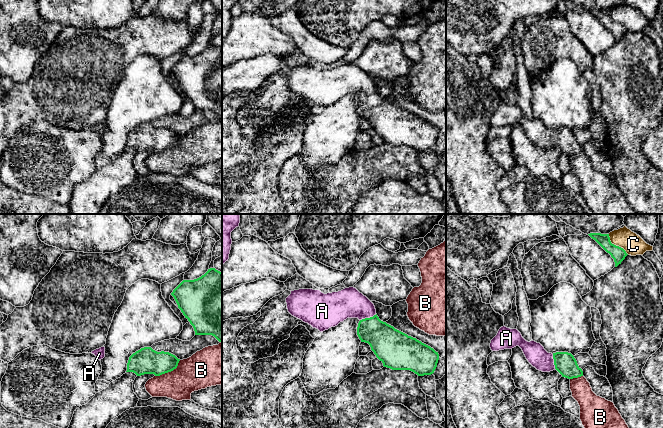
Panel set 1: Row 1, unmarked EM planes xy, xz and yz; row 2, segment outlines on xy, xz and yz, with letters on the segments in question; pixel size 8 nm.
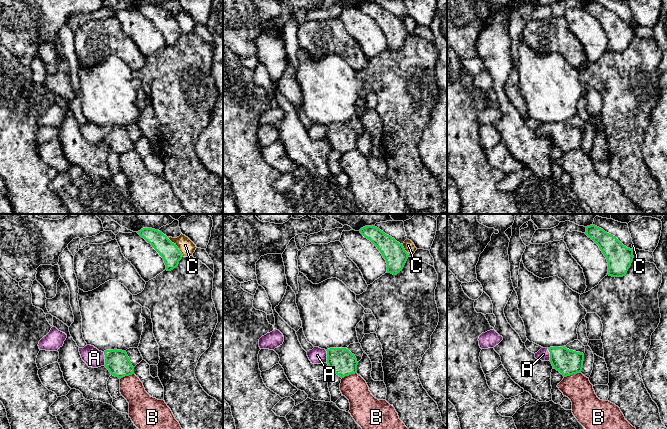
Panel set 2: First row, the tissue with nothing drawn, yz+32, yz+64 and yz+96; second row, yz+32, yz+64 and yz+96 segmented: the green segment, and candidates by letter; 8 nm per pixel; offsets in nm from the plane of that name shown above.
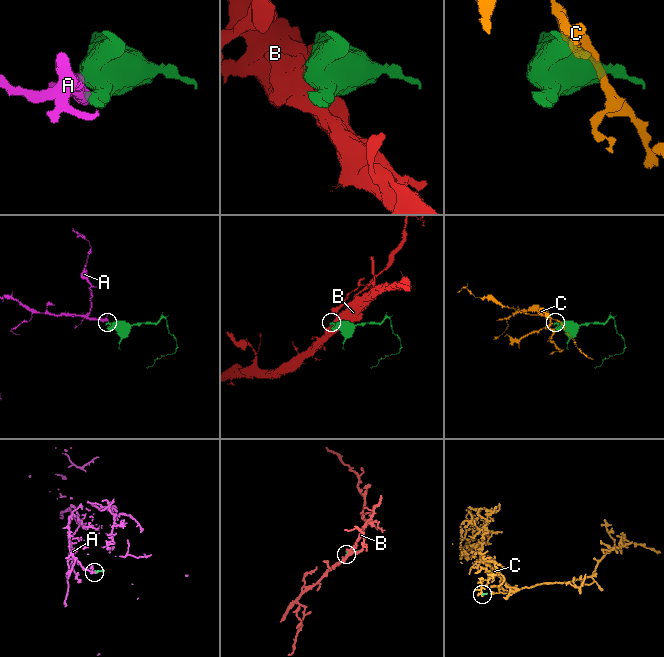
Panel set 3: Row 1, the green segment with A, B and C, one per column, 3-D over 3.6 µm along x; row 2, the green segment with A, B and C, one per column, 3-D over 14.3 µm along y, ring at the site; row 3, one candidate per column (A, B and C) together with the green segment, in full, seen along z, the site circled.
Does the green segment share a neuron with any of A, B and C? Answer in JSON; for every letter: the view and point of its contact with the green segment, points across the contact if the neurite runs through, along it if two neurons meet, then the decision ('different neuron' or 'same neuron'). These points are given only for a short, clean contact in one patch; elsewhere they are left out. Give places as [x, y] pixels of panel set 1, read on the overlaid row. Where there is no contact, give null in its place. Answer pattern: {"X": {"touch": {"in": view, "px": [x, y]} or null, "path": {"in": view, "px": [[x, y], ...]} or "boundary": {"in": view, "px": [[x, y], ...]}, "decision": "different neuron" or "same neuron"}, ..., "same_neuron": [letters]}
{"A": {"touch": {"in": "xz", "px": [368, 318]}, "path": {"in": "xz", "px": [[386, 342], [370, 326], [368, 318], [354, 304], [348, 303]]}, "decision": "same neuron"}, "B": {"touch": {"in": "xy", "px": [169, 371]}, "decision": "different neuron"}, "C": {"touch": {"in": "yz", "px": [615, 245]}, "boundary": {"in": "yz", "px": [[608, 234], [609, 240], [620, 246], [628, 254]]}, "decision": "different neuron"}, "same_neuron": ["A"]}

